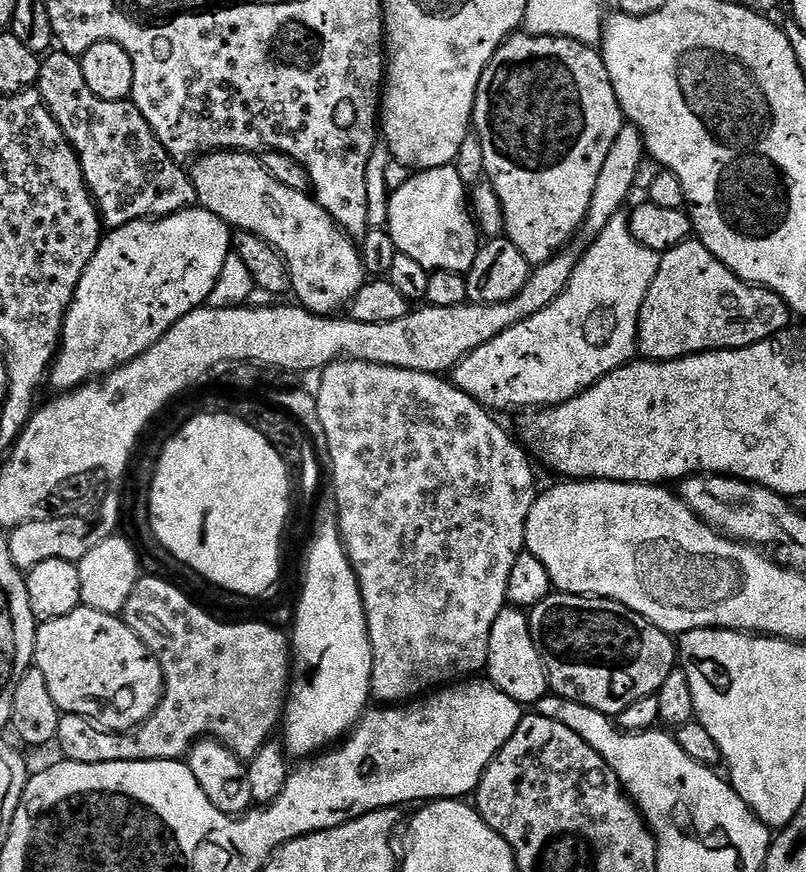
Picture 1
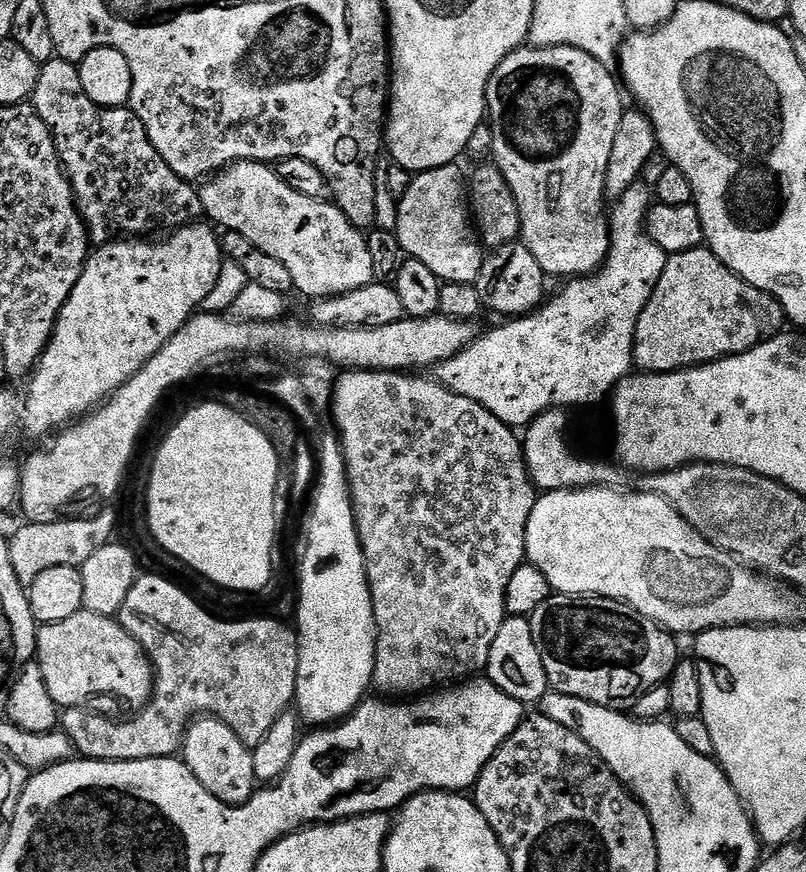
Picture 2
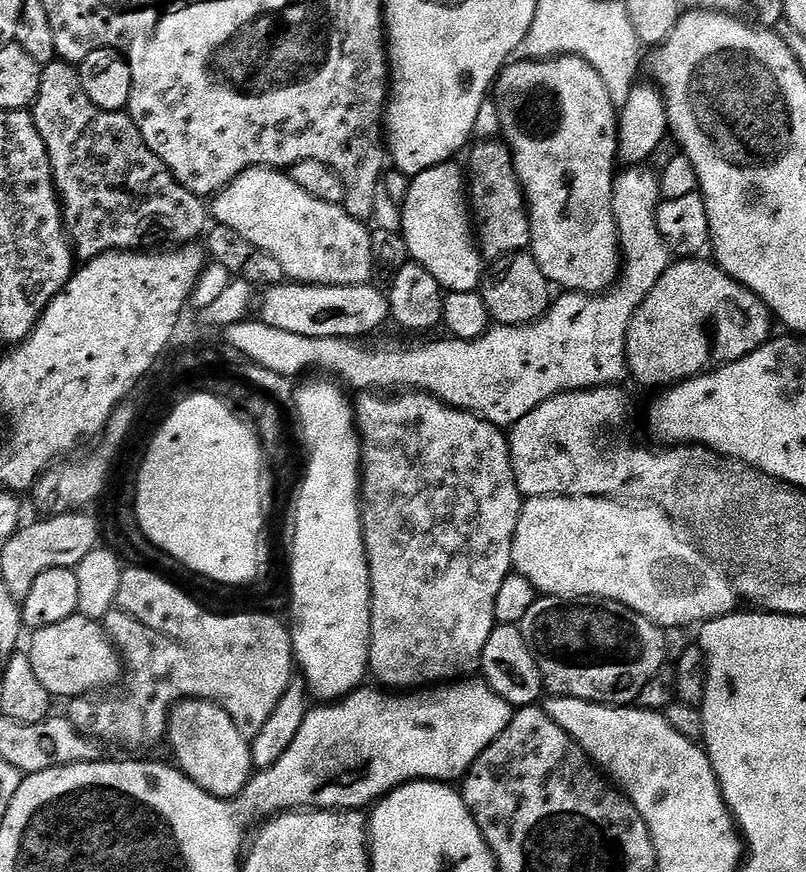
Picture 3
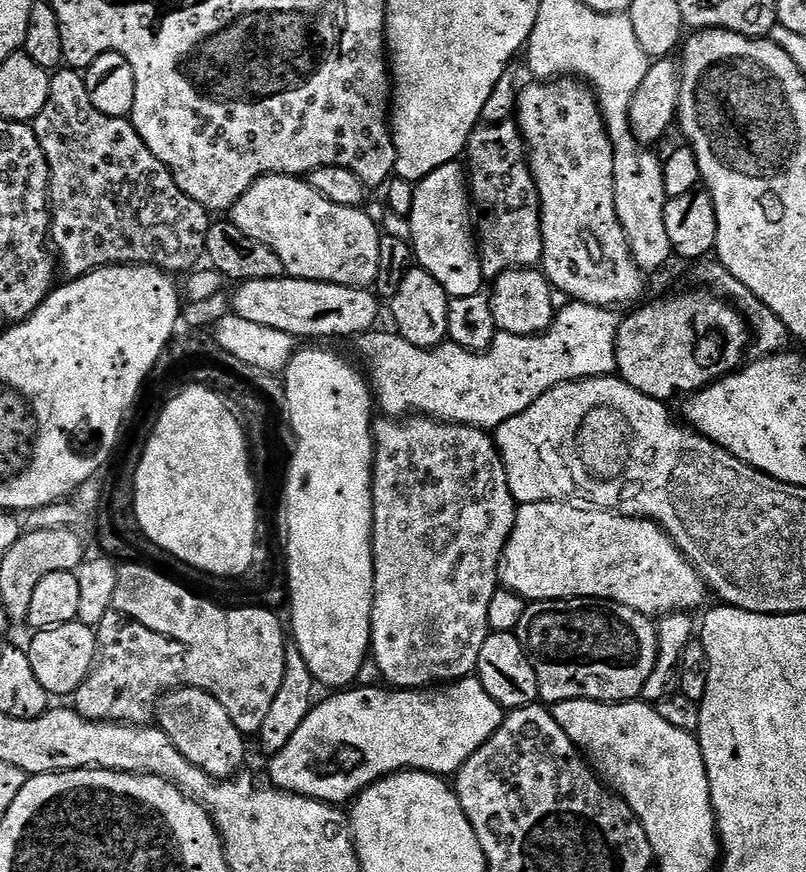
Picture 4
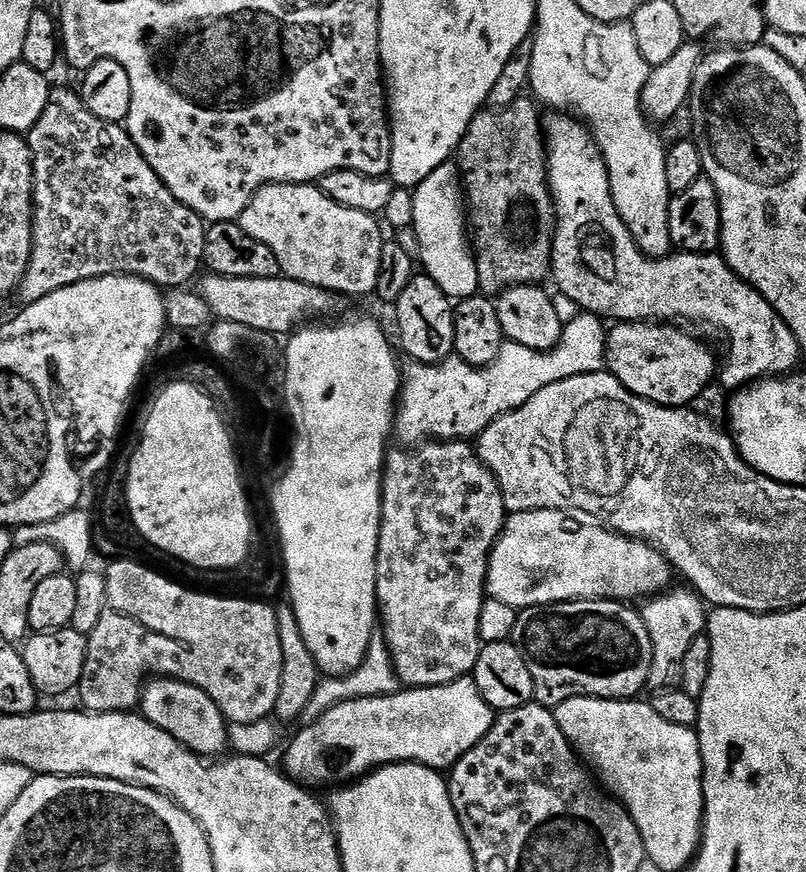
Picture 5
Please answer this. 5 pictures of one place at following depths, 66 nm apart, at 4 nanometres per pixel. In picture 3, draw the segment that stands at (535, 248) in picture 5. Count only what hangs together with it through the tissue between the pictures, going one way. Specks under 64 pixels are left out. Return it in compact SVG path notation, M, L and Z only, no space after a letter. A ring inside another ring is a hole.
M499 139L473 143L471 152L472 157L466 163L466 187L470 197L470 216L474 221L474 236L481 257L491 262L525 251L532 243L532 231L528 202L514 170L512 152Z

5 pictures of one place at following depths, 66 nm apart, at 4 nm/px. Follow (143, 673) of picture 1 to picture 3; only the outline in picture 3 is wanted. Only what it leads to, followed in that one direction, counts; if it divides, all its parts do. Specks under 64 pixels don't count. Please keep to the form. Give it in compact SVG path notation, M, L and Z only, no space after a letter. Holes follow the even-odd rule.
M77 614L66 618L66 622L54 622L54 626L35 629L31 636L32 645L26 648L26 654L34 666L34 674L38 674L38 682L42 682L54 698L96 694L111 689L108 688L111 684L121 683L120 654L104 631L103 623Z

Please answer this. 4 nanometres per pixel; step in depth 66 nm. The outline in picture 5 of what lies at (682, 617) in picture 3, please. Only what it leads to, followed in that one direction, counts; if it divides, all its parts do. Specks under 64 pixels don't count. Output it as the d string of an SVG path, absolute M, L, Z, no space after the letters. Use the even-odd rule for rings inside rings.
M547 508L514 512L504 521L504 533L498 538L488 559L487 595L517 610L540 608L544 604L564 604L567 600L636 602L632 600L639 596L651 598L665 591L673 583L672 576L674 569L668 559L647 540L621 536L585 512Z

